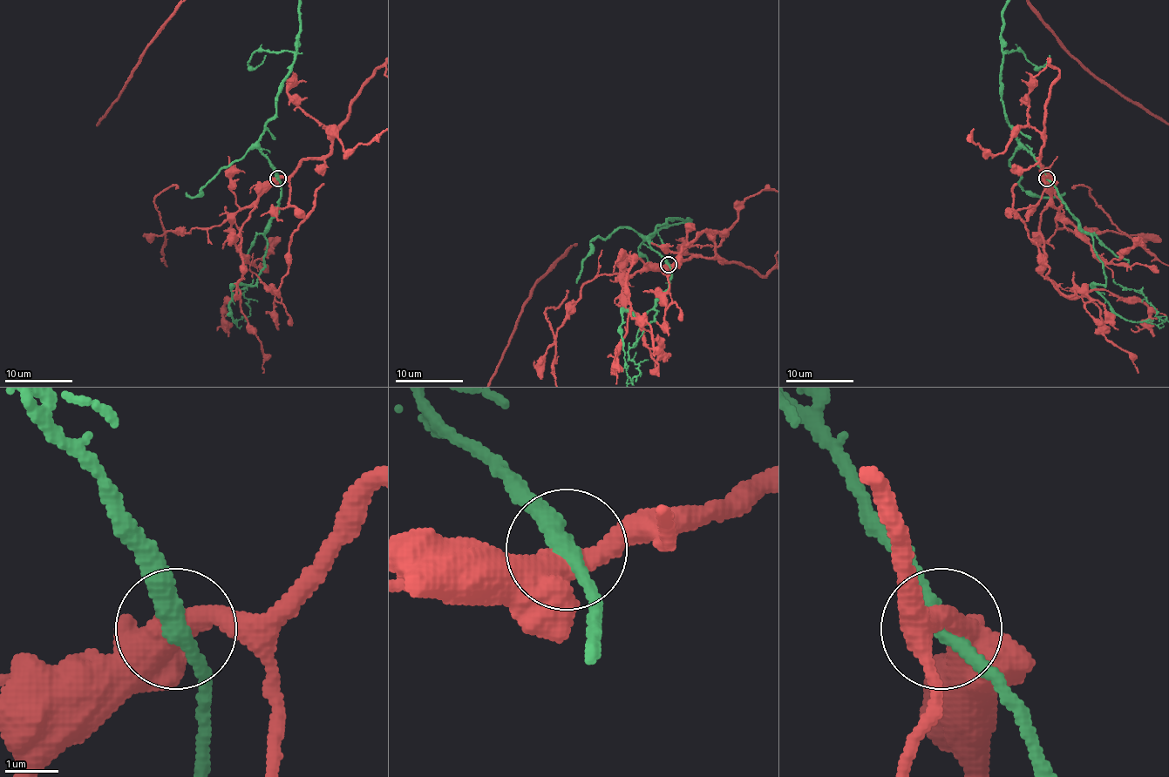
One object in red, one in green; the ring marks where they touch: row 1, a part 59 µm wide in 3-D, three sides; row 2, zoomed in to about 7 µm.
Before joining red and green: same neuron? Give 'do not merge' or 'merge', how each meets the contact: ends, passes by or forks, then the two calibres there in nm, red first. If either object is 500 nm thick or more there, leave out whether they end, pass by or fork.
merge; red passes by; green passes by; calibres 480 and 280 nm

